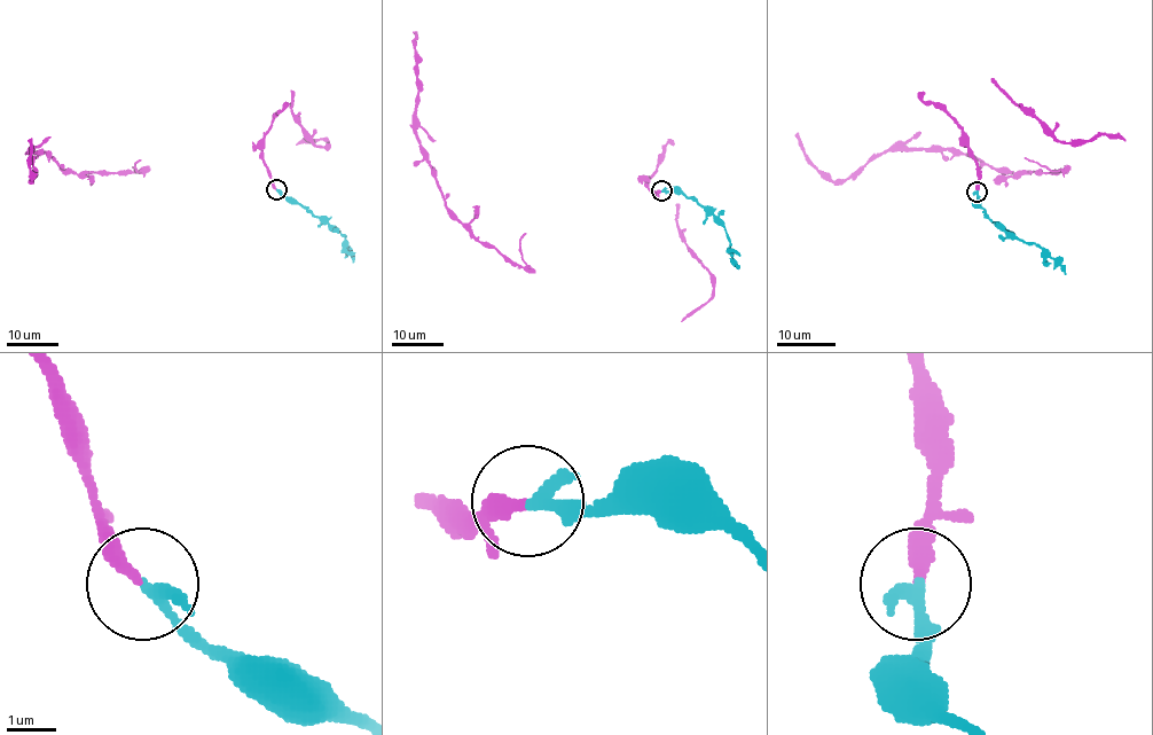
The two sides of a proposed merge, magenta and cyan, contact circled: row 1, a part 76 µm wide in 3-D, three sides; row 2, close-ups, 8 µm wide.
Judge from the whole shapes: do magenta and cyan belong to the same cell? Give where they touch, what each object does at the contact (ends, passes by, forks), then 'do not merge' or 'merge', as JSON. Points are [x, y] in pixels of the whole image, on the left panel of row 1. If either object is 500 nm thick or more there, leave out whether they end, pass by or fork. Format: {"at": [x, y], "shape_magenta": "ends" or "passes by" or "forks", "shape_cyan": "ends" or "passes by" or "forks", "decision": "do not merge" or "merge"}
{"at": [276, 189], "shape_magenta": "ends", "shape_cyan": "passes by", "decision": "merge"}

